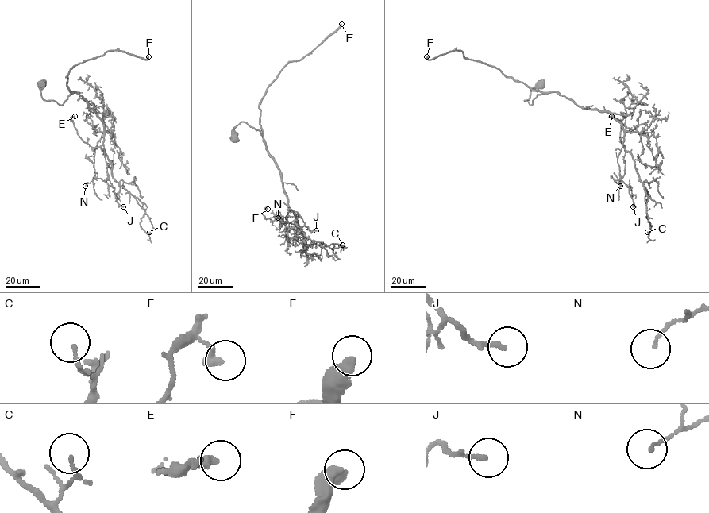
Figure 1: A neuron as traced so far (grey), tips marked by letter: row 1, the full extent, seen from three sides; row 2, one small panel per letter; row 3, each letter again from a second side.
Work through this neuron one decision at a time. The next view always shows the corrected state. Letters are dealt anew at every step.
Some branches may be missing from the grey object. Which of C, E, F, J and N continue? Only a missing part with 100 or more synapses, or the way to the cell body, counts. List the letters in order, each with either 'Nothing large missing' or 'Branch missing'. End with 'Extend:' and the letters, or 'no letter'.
C: Nothing large missing
E: Nothing large missing
F: Branch missing
J: Nothing large missing
N: Nothing large missing
Extend: F

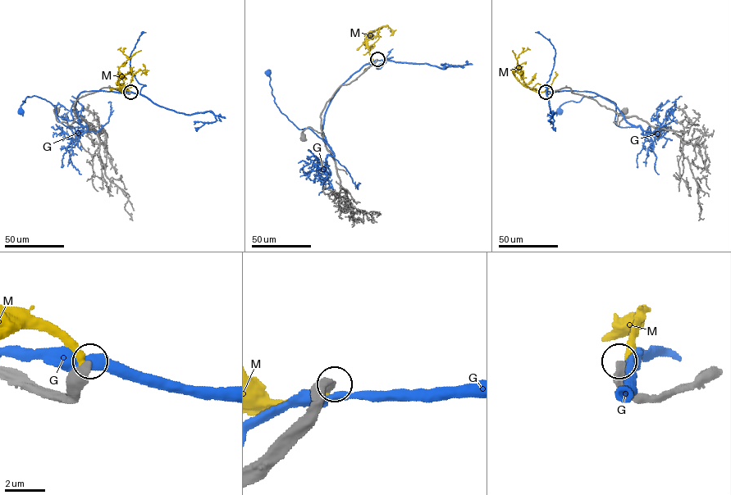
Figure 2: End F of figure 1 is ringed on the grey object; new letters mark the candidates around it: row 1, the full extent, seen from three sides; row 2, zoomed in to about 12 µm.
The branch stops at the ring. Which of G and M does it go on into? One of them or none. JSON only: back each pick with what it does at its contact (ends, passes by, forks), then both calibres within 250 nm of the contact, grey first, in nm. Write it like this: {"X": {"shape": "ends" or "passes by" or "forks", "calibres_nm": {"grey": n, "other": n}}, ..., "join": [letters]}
{"join": []}

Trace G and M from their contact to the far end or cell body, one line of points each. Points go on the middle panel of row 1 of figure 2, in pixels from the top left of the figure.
G: (376, 60), (354, 72), (329, 105), (322, 131), (330, 147), (282, 113), (267, 73)
M: (376, 60), (371, 57), (366, 40), (366, 34), (375, 30), (370, 33), (364, 43)

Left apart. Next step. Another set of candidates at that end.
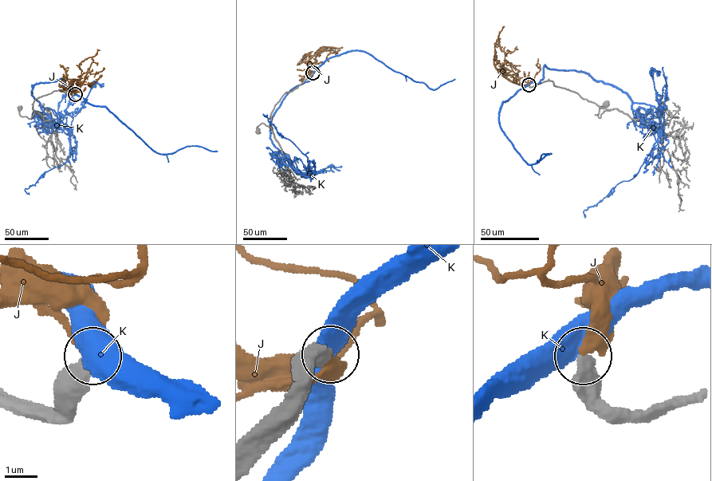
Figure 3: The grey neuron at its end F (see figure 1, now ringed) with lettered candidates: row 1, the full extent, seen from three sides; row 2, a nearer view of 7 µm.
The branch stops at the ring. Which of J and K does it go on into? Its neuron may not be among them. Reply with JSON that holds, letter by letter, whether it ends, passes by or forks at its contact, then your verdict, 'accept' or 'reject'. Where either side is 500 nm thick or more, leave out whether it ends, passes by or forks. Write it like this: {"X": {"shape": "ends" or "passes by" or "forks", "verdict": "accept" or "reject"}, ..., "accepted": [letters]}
{"J": {"verdict": "accept"}, "K": {"verdict": "reject"}, "accepted": ["J"]}

